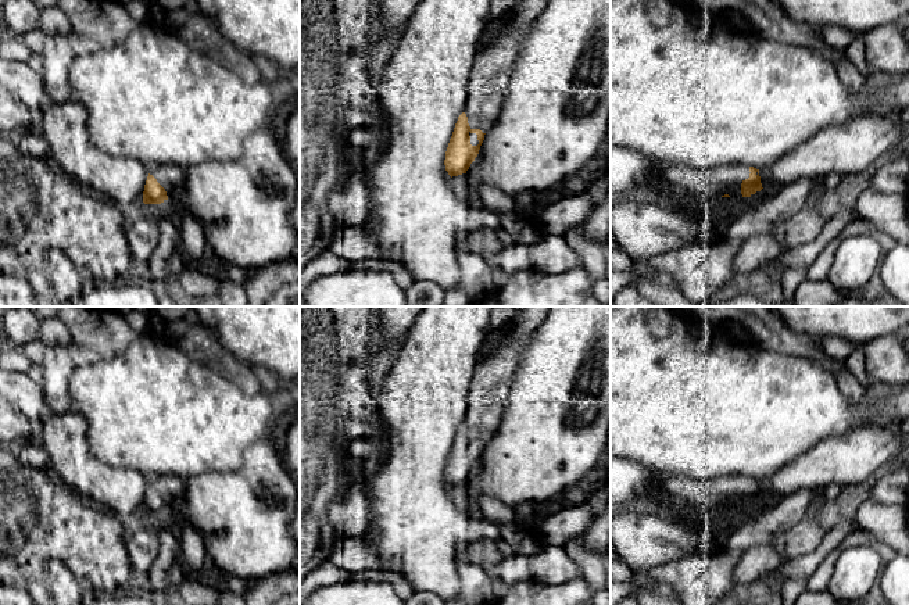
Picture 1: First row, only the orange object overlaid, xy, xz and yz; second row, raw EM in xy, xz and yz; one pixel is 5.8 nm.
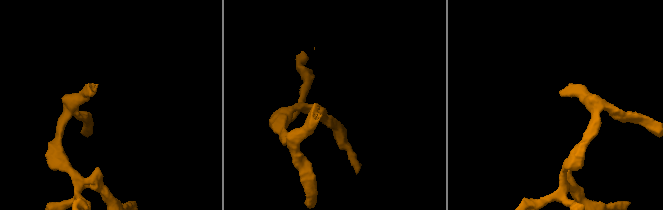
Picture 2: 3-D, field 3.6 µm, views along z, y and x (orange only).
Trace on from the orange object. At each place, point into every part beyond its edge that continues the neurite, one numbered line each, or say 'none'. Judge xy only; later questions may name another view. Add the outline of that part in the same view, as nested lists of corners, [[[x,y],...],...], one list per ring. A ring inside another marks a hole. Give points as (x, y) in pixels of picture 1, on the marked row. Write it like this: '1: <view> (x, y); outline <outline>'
1: xy (171, 178); outline [[[172,165],[151,167],[148,173],[165,189],[168,198],[179,193],[185,183],[185,169]]]

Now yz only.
1: yz (715, 182); outline [[[659,164],[661,178],[674,190],[716,200],[724,194],[738,197],[741,183],[749,178],[749,173],[749,167],[737,165],[698,169],[686,164]]]

